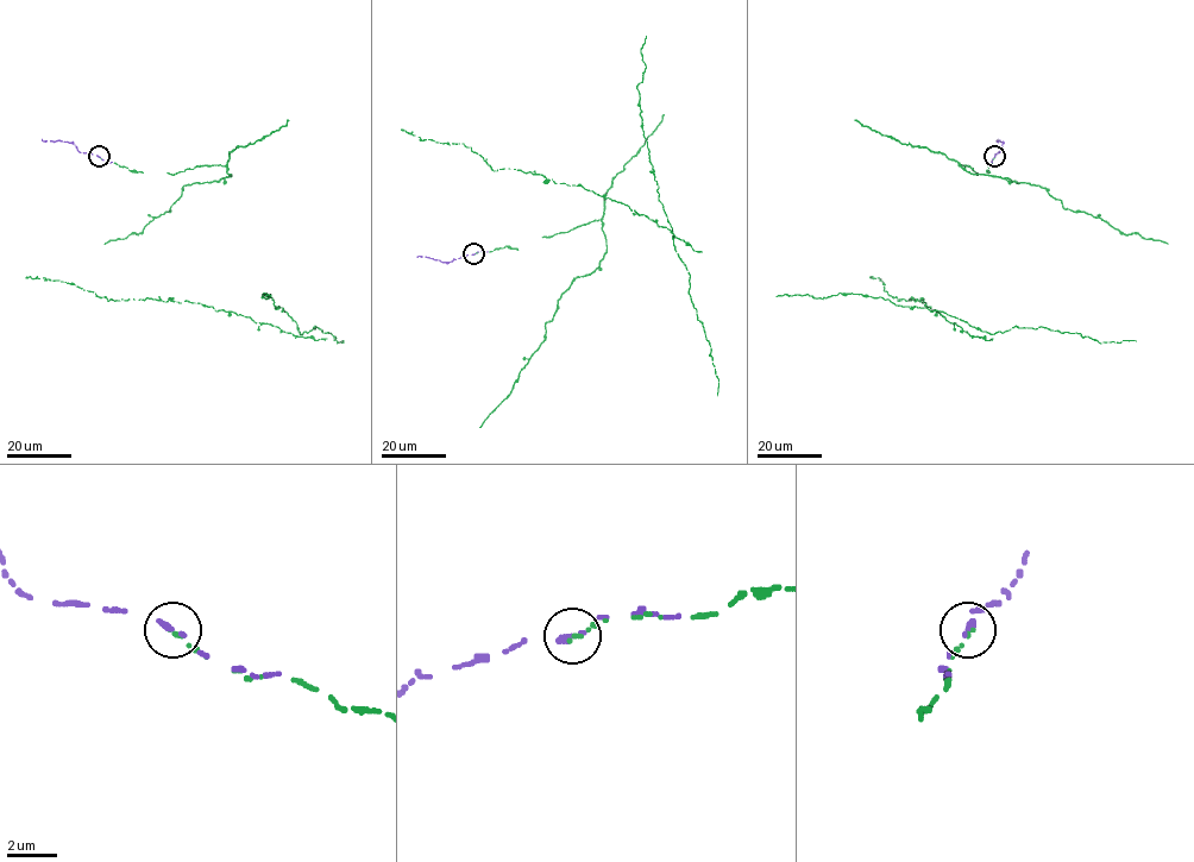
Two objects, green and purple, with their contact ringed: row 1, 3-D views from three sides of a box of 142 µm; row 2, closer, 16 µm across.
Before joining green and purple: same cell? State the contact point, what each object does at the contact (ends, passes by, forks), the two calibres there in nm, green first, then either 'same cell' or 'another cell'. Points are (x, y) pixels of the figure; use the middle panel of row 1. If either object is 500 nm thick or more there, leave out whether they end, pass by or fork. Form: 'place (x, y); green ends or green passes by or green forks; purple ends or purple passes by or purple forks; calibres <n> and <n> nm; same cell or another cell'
place (473, 253); green ends; purple ends; calibres 140 and 260 nm; same cell

